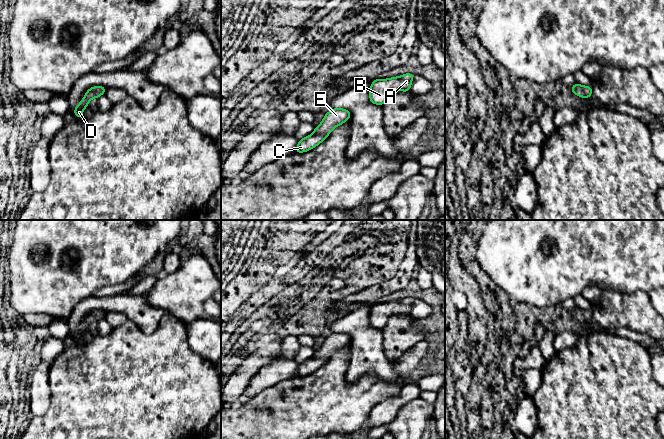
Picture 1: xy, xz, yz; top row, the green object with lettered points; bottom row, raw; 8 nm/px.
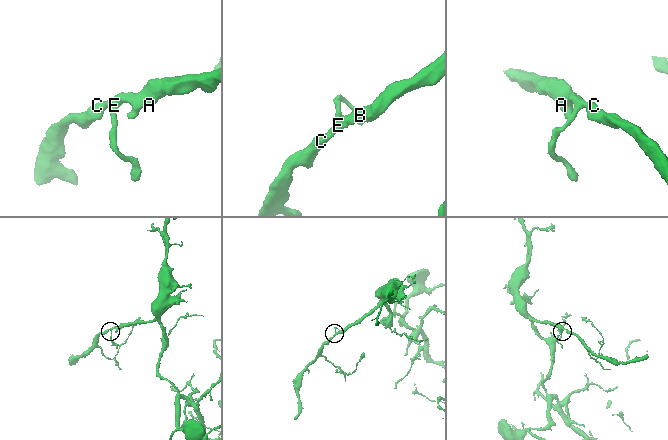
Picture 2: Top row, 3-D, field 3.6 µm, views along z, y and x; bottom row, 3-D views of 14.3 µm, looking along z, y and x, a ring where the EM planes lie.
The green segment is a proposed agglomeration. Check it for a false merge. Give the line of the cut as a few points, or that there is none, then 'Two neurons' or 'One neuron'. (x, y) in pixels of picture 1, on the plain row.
No split. One neuron

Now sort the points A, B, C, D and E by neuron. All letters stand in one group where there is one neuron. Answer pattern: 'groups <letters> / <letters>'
groups A B C D E

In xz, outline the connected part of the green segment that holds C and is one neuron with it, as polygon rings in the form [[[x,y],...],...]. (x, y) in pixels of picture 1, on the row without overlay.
[[[333,332],[325,337],[321,347],[314,352],[314,356],[305,362],[298,364],[295,377],[307,376],[315,372],[329,360],[334,352],[342,349],[350,342],[351,336],[348,333]]]

